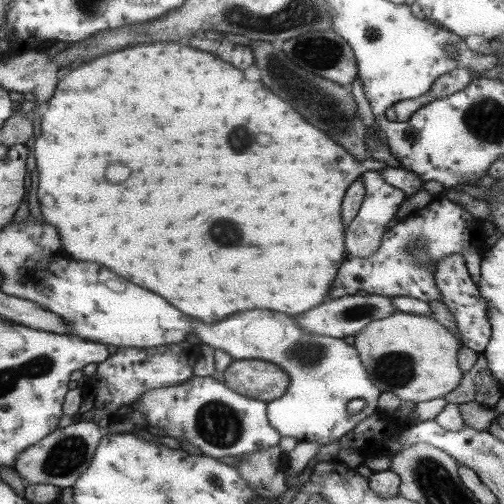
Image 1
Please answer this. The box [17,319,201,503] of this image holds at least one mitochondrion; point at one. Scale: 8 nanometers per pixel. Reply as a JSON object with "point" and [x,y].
{"point":[70,454]}

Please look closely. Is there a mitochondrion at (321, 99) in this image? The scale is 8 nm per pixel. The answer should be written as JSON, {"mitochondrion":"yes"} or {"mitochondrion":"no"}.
{"mitochondrion":"no"}

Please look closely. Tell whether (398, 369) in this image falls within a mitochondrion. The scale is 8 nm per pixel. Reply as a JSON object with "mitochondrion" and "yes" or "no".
{"mitochondrion":"yes"}

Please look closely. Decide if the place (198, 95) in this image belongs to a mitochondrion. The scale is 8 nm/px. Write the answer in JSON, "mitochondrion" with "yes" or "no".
{"mitochondrion":"no"}

